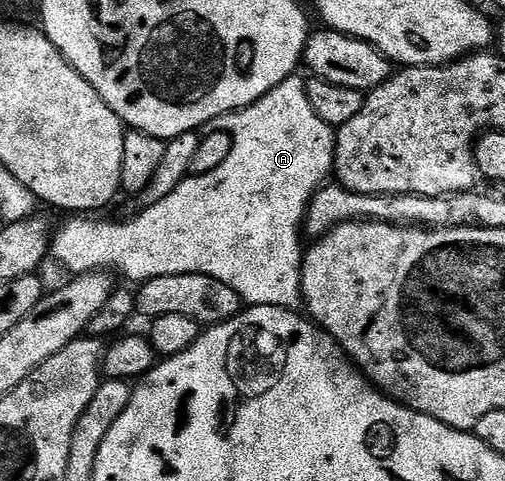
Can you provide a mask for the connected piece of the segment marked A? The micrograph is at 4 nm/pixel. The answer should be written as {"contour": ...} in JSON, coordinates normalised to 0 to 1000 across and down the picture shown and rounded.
{"contour":[[[582,160],[545,177],[513,210],[505,210],[495,222],[483,222],[477,231],[459,231],[455,239],[444,241],[444,262],[461,283],[461,308],[450,335],[434,343],[434,351],[418,351],[408,364],[376,364],[360,376],[347,401],[331,401],[323,418],[315,418],[297,430],[279,430],[273,447],[248,455],[242,464],[214,464],[212,457],[192,451],[145,451],[139,464],[123,468],[101,497],[101,530],[113,536],[133,561],[145,563],[147,574],[170,572],[174,563],[204,563],[230,568],[234,574],[250,572],[265,593],[277,593],[305,580],[307,576],[339,576],[341,572],[368,572],[370,568],[402,568],[410,576],[426,576],[426,584],[442,584],[442,593],[465,601],[473,609],[479,632],[495,638],[562,638],[566,642],[588,642],[598,636],[596,620],[596,543],[600,536],[598,466],[604,462],[604,441],[612,437],[612,416],[632,391],[653,370],[659,356],[659,312],[667,299],[661,266],[648,260],[648,252],[634,247],[616,227],[616,214],[608,210],[604,193],[604,164]]]}

